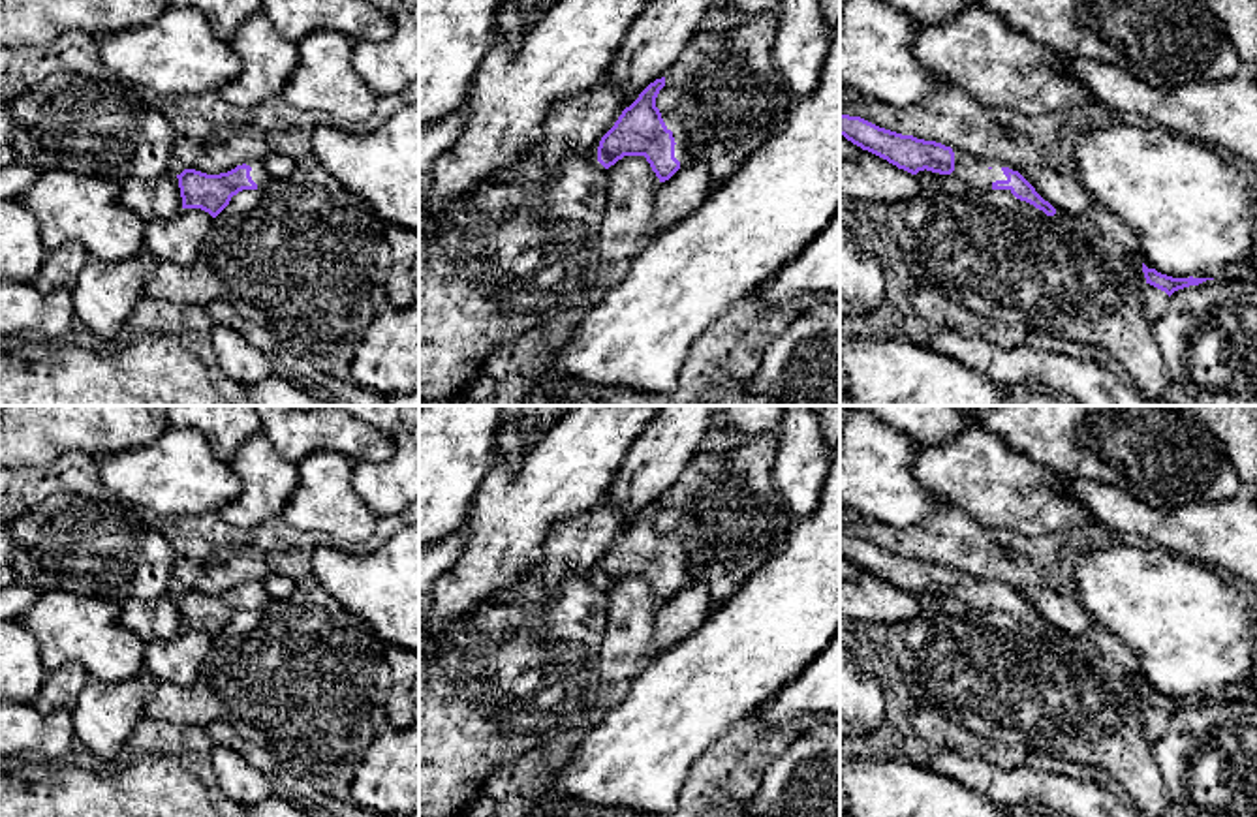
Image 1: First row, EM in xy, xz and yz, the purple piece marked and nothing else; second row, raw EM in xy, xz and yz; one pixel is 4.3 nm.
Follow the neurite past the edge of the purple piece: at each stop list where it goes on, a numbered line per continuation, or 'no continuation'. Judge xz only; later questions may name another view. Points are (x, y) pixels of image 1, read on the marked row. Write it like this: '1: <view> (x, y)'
1: xz (673, 123)

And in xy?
1: xy (258, 173)

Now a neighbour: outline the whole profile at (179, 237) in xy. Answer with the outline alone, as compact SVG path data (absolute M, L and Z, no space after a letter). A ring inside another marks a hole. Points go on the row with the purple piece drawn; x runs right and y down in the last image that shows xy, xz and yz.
M182 208L175 216L148 220L145 225L145 252L156 261L192 265L210 224L212 216L201 208Z

